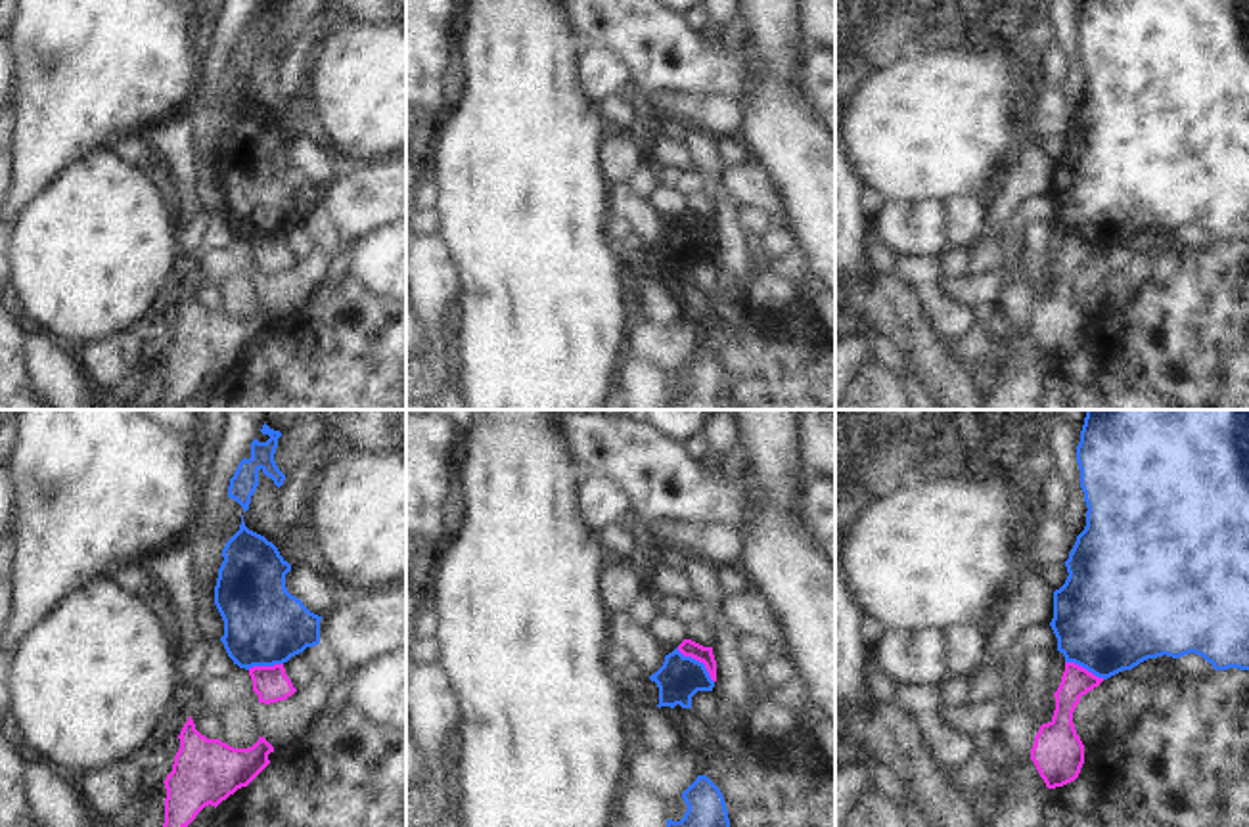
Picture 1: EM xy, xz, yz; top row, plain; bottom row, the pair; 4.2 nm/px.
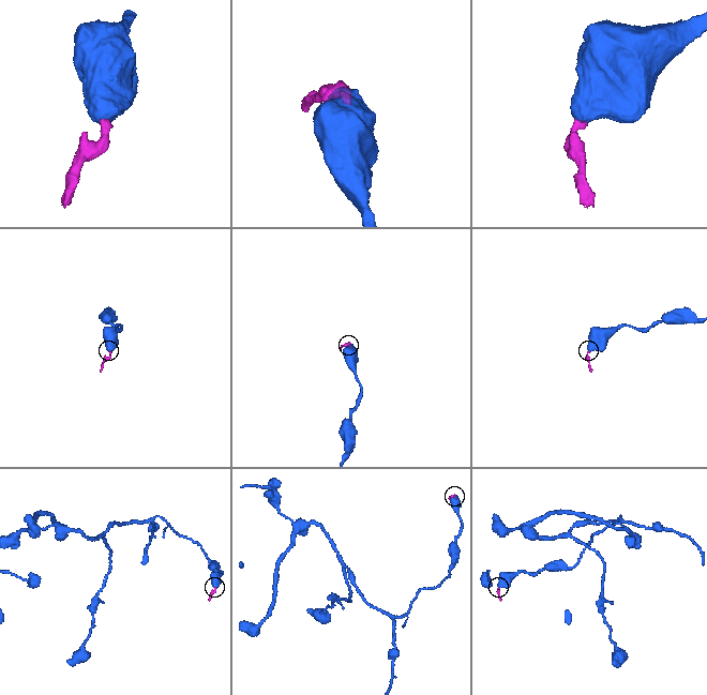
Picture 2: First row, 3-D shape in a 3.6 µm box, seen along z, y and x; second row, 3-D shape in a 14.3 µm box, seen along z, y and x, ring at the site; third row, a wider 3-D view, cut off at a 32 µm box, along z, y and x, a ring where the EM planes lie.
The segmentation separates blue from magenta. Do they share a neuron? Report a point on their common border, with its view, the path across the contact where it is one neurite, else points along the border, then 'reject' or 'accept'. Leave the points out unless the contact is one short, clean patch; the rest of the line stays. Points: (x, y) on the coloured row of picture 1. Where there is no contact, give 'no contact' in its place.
meets blue in xz at (698, 661); border along xz (677, 648), (684, 655), (698, 659), (713, 682); reject

